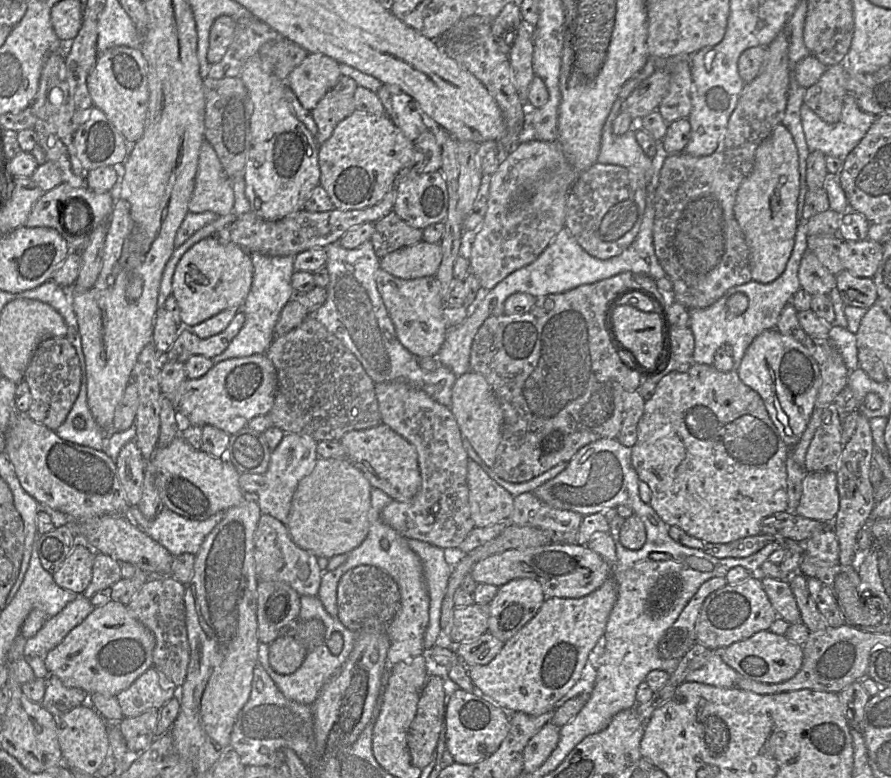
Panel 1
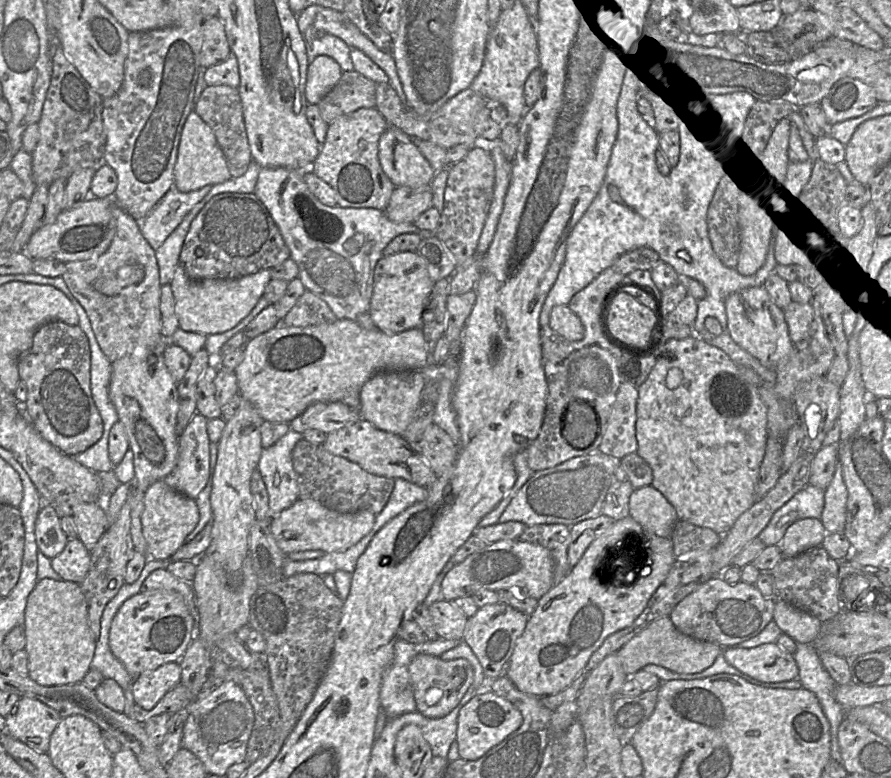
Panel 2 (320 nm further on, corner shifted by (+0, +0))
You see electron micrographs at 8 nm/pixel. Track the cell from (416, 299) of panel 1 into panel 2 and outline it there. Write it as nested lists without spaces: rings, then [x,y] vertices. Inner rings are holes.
[[[416,251],[383,256],[374,269],[374,286],[369,306],[369,314],[376,327],[392,334],[411,328],[422,329],[422,315],[433,285],[426,263]]]

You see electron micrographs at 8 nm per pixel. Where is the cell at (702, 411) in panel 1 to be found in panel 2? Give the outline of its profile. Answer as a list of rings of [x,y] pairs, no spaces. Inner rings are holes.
[[[692,336],[685,339],[670,339],[661,346],[662,355],[650,372],[646,381],[638,388],[636,453],[651,467],[653,472],[652,486],[660,491],[677,511],[679,520],[685,520],[699,527],[709,528],[721,536],[725,535],[736,520],[757,501],[755,486],[758,481],[760,467],[764,459],[768,439],[767,408],[759,394],[760,377],[752,370],[740,367],[721,349],[708,342]]]

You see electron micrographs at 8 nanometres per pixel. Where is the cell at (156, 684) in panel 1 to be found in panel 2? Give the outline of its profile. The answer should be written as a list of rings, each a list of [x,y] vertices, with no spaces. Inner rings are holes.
[[[181,658],[165,663],[153,671],[140,674],[132,682],[132,695],[136,705],[151,710],[173,687],[181,682]]]

